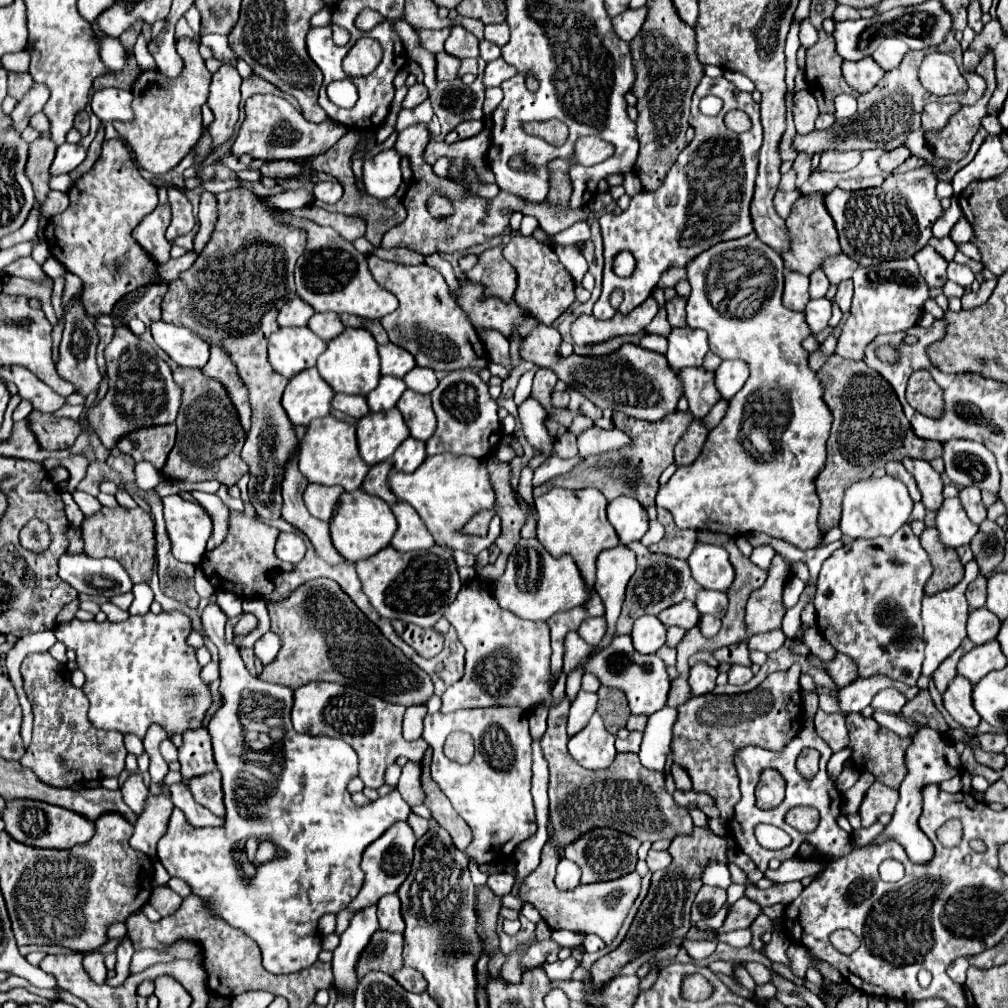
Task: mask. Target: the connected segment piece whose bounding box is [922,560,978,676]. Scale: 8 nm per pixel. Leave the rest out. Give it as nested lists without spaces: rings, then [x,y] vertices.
[[[970,560],[964,565],[964,577],[962,582],[952,586],[950,590],[938,592],[934,596],[924,596],[922,600],[922,622],[924,622],[924,642],[926,642],[926,658],[924,658],[924,676],[932,676],[932,672],[946,660],[966,638],[966,620],[968,620],[968,602],[964,592],[966,592],[970,582],[976,580],[978,576],[978,564]]]

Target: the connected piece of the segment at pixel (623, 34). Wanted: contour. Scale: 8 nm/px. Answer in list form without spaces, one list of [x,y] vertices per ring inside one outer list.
[[[638,8],[636,12],[626,10],[624,14],[614,16],[614,18],[612,18],[614,34],[620,36],[620,40],[630,42],[630,40],[636,36],[636,32],[640,30],[640,24],[644,22],[644,12],[646,12],[646,8]]]

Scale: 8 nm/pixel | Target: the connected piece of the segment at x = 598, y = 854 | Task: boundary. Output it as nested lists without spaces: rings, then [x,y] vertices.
[[[594,828],[586,834],[582,834],[580,838],[576,838],[574,842],[570,842],[564,848],[564,856],[576,864],[580,864],[582,868],[582,884],[590,884],[590,882],[604,882],[604,880],[616,880],[628,872],[632,872],[636,868],[636,850],[642,842],[612,830],[612,828]]]

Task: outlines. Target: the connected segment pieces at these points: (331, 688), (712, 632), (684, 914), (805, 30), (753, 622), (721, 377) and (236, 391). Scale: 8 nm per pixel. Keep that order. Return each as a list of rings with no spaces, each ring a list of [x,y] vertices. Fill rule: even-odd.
[[[308,682],[294,694],[292,722],[300,734],[324,734],[350,744],[360,760],[358,776],[368,788],[380,788],[384,784],[384,770],[396,762],[398,756],[406,756],[412,762],[420,762],[426,750],[422,740],[406,742],[402,738],[402,718],[406,708],[390,704],[378,696],[366,694],[356,688],[346,688],[336,682]]]
[[[710,614],[702,616],[702,618],[700,618],[700,630],[702,630],[702,634],[708,636],[708,638],[710,638],[710,636],[716,636],[718,630],[720,630],[720,618],[710,616]]]
[[[694,828],[692,836],[676,836],[672,840],[672,844],[668,848],[672,862],[670,862],[668,868],[652,874],[650,890],[648,890],[646,898],[642,900],[624,942],[616,950],[608,952],[606,956],[598,958],[592,964],[590,974],[592,974],[592,984],[594,984],[596,990],[600,990],[606,982],[616,978],[618,972],[622,970],[622,966],[626,966],[628,962],[632,962],[640,954],[662,948],[674,936],[686,936],[688,934],[688,930],[692,928],[690,908],[692,908],[694,896],[702,888],[702,872],[708,866],[708,862],[712,862],[712,860],[726,864],[728,862],[728,850],[730,850],[730,846],[728,846],[726,838],[720,838],[706,828]]]
[[[808,18],[802,20],[802,24],[800,24],[800,42],[802,42],[802,46],[810,48],[814,44],[814,38],[818,38],[818,30],[812,26],[812,22]]]
[[[776,552],[766,582],[748,598],[746,606],[748,634],[772,632],[782,628],[782,616],[786,614],[782,592],[786,582],[792,580],[792,576],[794,574],[790,570],[790,564]]]
[[[726,360],[718,366],[716,374],[716,388],[722,398],[730,400],[748,380],[748,366],[740,360]]]
[[[212,344],[210,346],[210,360],[202,368],[202,372],[206,376],[220,380],[228,388],[228,394],[232,396],[236,410],[240,412],[240,422],[244,424],[244,430],[248,432],[250,430],[250,416],[252,416],[252,408],[250,408],[250,402],[248,402],[248,388],[242,382],[240,374],[236,372],[236,366],[230,360],[228,350],[224,346]]]

